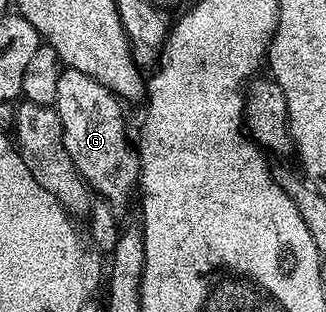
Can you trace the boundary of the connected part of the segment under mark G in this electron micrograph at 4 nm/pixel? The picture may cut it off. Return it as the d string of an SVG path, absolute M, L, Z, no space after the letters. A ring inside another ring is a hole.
M63 68L62 74L60 75L60 83L56 83L56 99L54 100L53 108L57 109L60 115L60 127L64 131L64 147L68 147L68 155L72 155L72 163L76 163L76 171L80 171L80 175L86 180L87 185L90 186L91 190L93 190L101 200L107 201L108 204L115 207L128 204L130 196L132 196L133 193L135 196L136 190L140 185L140 166L138 164L138 155L135 146L132 144L131 138L130 141L126 138L126 121L122 118L123 102L115 97L108 87L104 87L100 83L96 83L96 79L84 75L84 71Z

